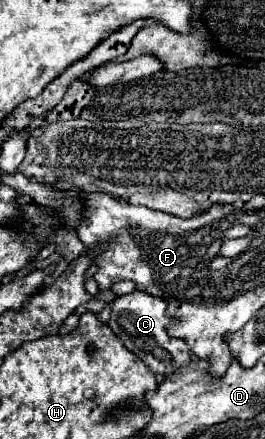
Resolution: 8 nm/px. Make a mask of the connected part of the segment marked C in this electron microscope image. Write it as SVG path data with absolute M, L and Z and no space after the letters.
M141 291L121 295L111 303L111 317L109 327L117 335L117 339L133 351L139 359L145 359L145 365L159 377L165 379L169 373L173 373L177 367L189 363L193 359L189 345L183 339L175 339L167 333L167 325L171 323L171 317L165 313L165 301L153 295L145 295Z

